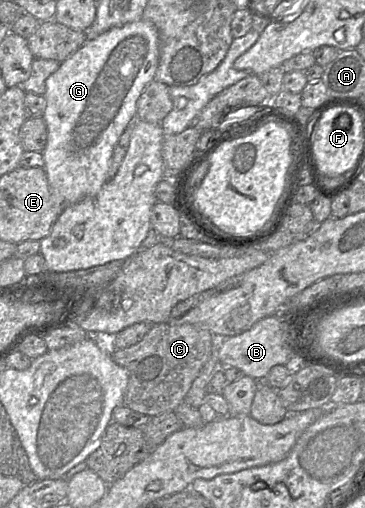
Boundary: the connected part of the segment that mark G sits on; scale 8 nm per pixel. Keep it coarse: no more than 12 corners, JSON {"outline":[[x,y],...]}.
{"outline":[[143,18],[46,80],[44,169],[66,206],[108,181],[159,63]]}

